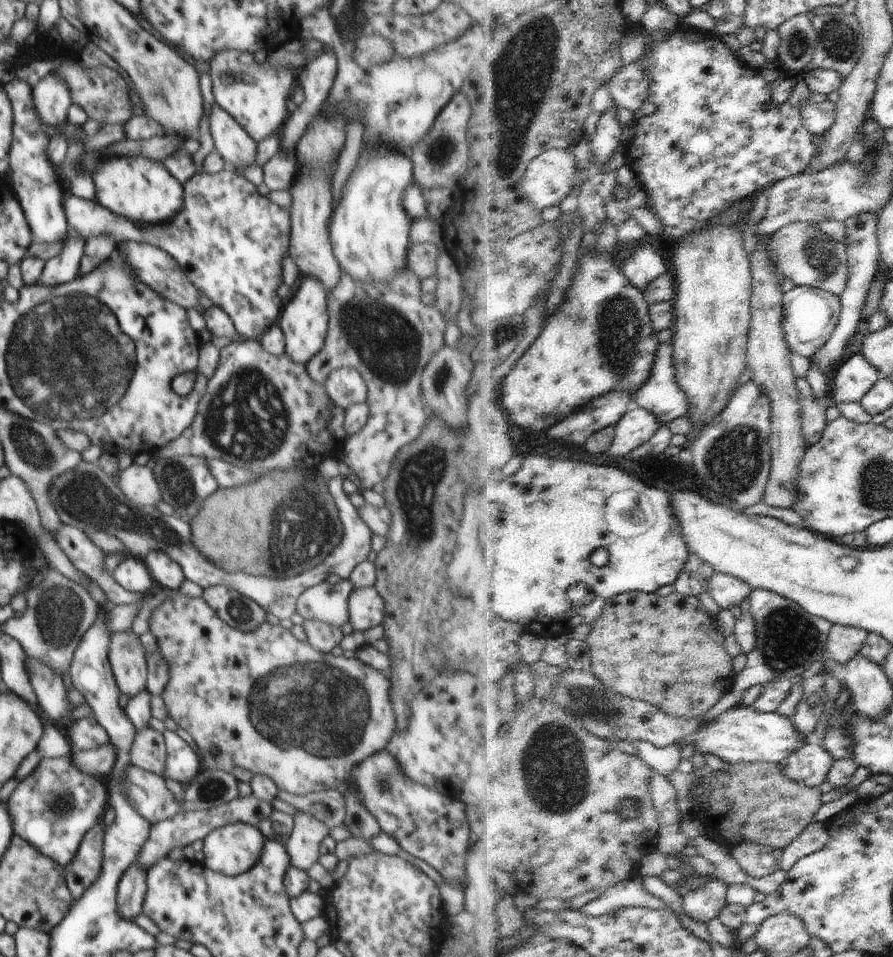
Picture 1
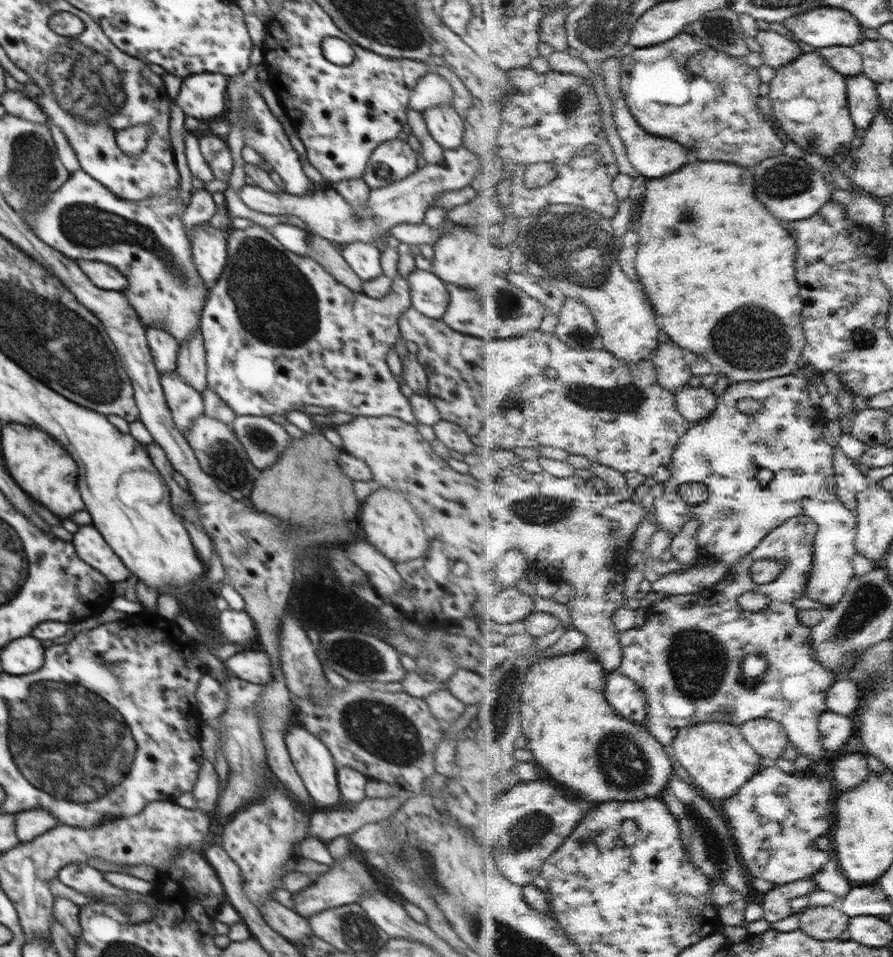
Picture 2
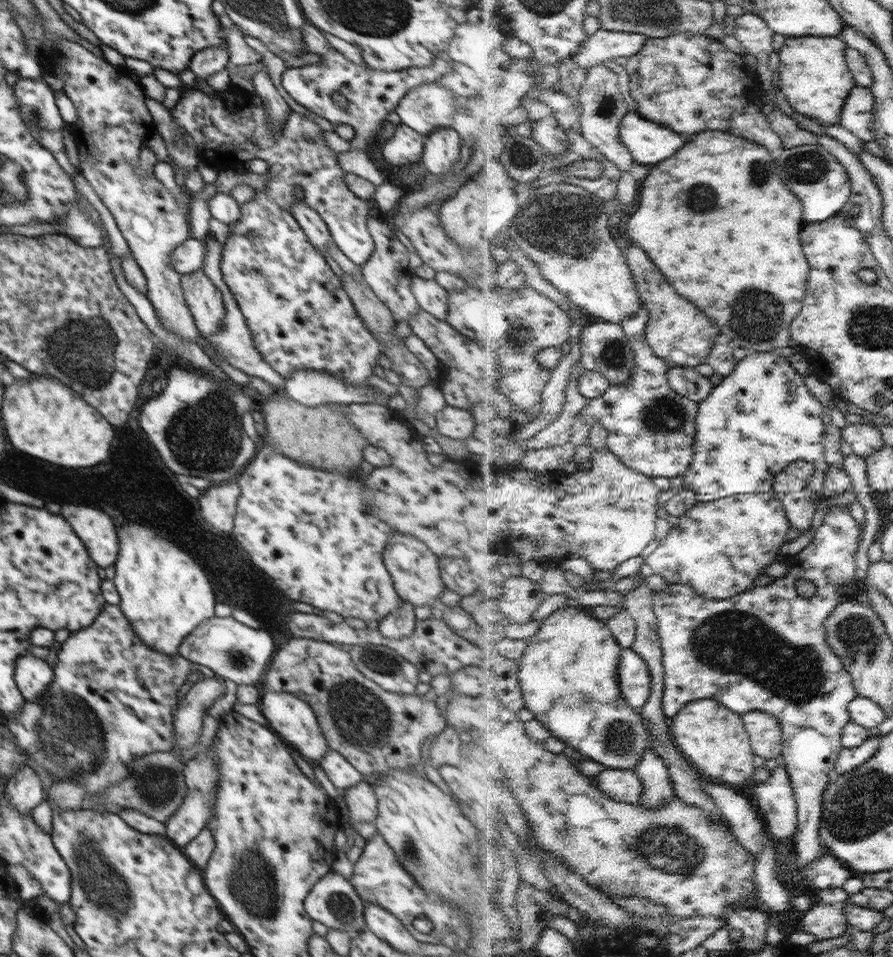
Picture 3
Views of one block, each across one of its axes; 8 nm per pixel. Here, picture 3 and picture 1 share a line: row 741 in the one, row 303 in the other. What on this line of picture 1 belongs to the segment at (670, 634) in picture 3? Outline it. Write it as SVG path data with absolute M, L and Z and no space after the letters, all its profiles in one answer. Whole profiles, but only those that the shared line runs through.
M796 286L785 294L785 331L791 351L806 358L815 357L833 338L843 315L843 296L832 291L811 287Z

